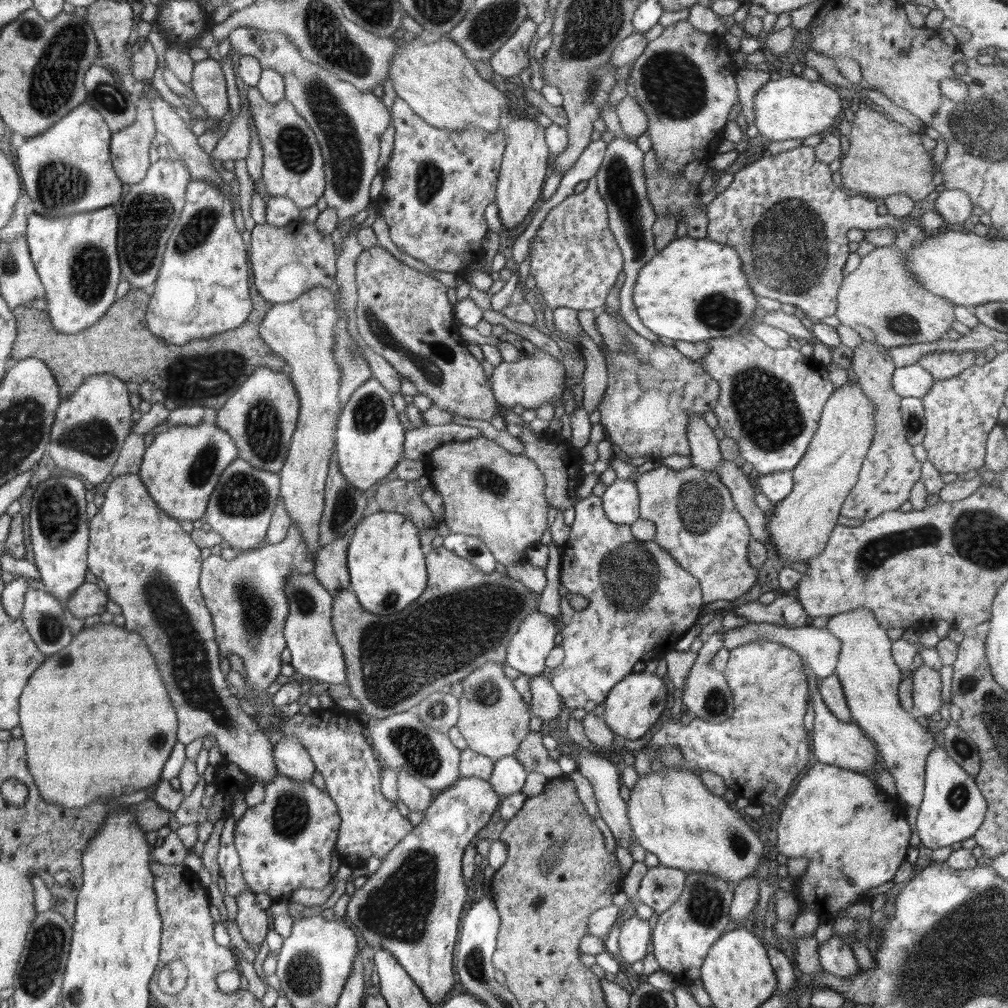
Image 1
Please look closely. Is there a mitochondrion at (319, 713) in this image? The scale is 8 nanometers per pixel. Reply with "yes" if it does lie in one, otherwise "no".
no

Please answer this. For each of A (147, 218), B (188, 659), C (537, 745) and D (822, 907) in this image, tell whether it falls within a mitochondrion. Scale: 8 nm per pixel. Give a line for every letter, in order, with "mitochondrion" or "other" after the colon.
A: mitochondrion
B: mitochondrion
C: other
D: other

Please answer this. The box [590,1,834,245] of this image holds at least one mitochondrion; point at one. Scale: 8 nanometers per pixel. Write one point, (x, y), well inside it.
(673, 82)

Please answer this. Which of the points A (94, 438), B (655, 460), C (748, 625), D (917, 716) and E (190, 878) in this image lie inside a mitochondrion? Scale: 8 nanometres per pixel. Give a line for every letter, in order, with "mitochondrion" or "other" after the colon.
A: mitochondrion
B: other
C: other
D: other
E: other

